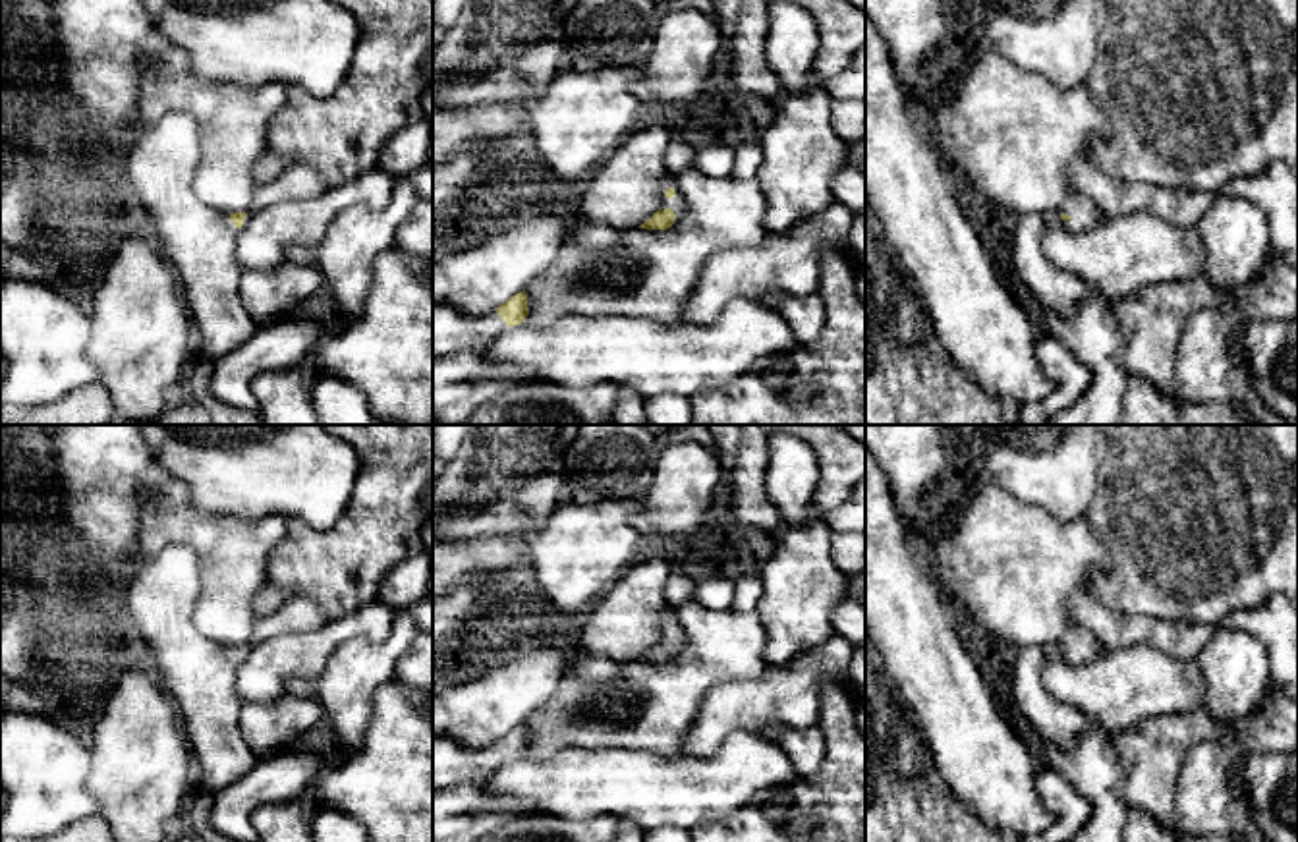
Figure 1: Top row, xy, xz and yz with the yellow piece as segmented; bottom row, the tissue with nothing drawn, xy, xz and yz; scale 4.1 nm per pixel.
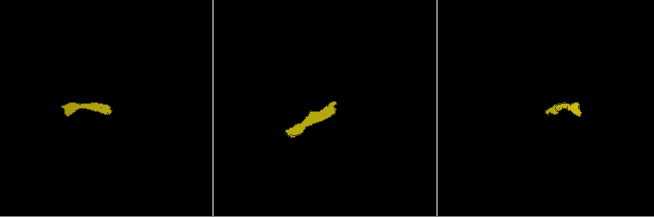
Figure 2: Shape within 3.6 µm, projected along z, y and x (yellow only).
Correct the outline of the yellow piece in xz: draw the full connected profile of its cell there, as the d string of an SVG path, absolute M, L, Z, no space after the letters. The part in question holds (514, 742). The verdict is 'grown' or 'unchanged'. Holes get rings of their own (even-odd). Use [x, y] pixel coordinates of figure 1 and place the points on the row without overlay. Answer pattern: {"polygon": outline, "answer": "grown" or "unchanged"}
{"polygon": "M525 722L479 749L454 740L433 740L433 792L466 782L481 782L508 759L529 747Z", "answer": "grown"}

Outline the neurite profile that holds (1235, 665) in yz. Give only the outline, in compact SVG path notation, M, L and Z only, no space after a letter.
M1215 626L1196 662L1205 680L1203 709L1219 720L1248 716L1271 686L1267 649L1246 632Z

